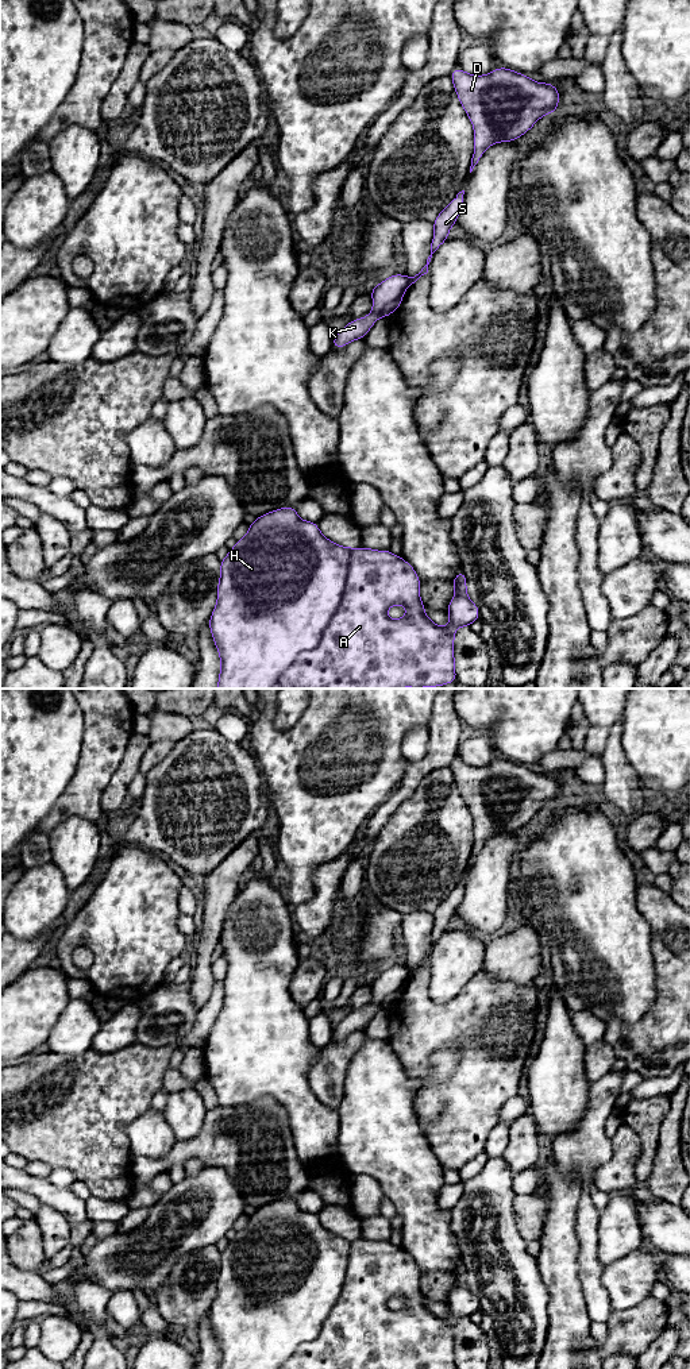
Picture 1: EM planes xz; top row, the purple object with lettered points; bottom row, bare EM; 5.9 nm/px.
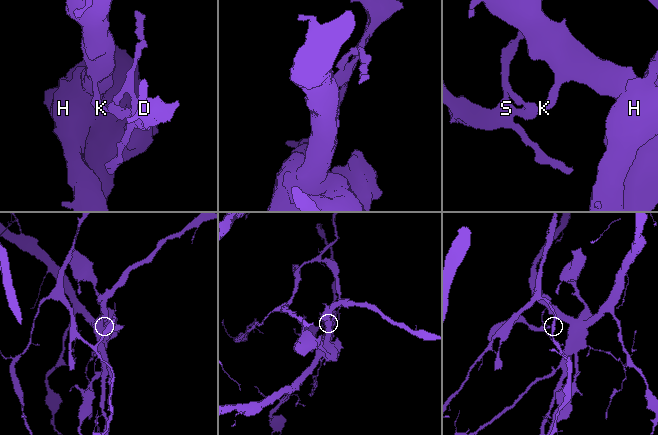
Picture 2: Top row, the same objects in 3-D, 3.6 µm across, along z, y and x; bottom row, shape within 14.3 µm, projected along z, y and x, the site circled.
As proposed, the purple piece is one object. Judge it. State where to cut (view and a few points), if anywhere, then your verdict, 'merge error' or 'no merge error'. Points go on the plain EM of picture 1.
cut xz (373, 1001), (380, 1007); merge error

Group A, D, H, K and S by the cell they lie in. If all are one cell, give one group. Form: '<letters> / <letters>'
A H K / D S

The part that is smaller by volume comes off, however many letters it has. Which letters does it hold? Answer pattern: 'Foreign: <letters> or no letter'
Foreign: D, S

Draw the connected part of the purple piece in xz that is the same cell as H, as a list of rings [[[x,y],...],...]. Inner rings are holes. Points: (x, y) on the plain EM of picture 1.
[[[294,1198],[280,1199],[263,1207],[255,1208],[248,1216],[244,1229],[236,1231],[235,1238],[220,1252],[220,1270],[217,1273],[217,1293],[209,1310],[209,1320],[220,1347],[219,1369],[458,1369],[455,1364],[454,1331],[455,1320],[467,1318],[479,1311],[479,1299],[470,1292],[467,1285],[467,1269],[460,1261],[452,1270],[455,1287],[448,1295],[448,1318],[439,1318],[425,1307],[425,1297],[420,1289],[420,1269],[416,1261],[401,1247],[389,1241],[342,1238],[327,1230],[319,1220],[317,1214],[304,1212],[298,1208]],[[393,1296],[404,1296],[406,1307],[392,1311],[386,1303]]]

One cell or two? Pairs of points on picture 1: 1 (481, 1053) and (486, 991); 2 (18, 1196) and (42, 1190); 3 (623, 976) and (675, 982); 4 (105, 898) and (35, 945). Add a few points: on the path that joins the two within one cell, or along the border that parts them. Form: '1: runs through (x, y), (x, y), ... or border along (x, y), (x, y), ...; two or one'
1: runs through (486, 1038), (486, 1006); one
2: border along (14, 1188), (34, 1195), (42, 1203); two
3: border along (651, 948), (655, 970), (655, 999), (647, 1010); two
4: border along (91, 897), (81, 910), (64, 926); two

